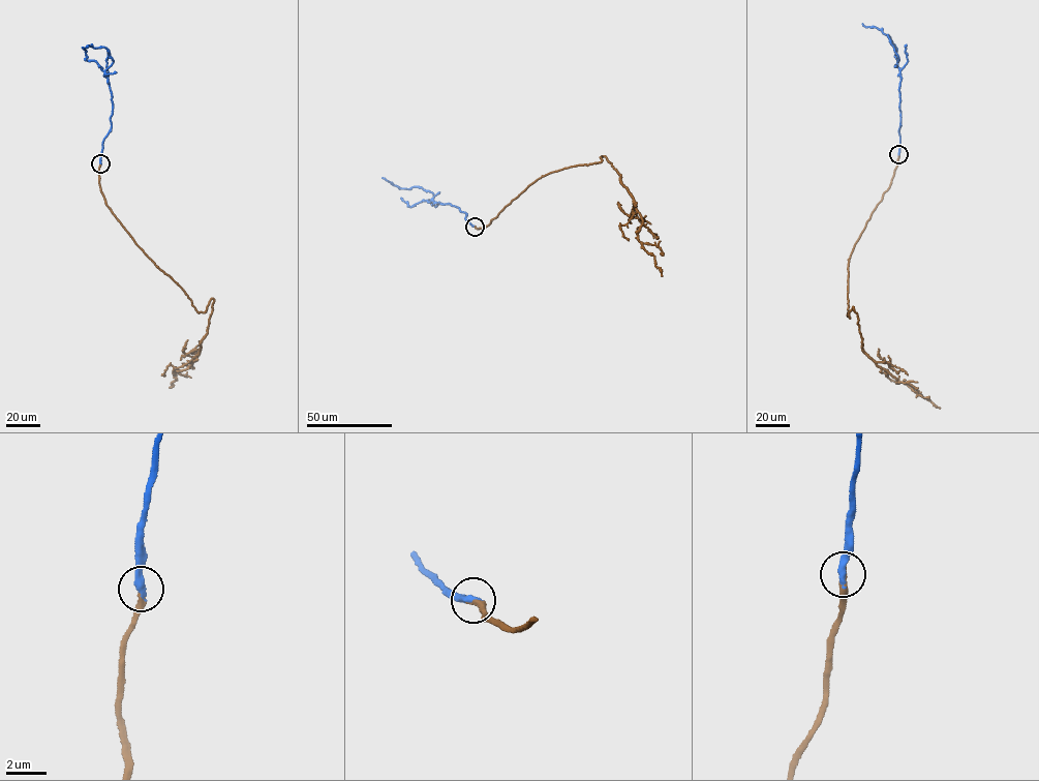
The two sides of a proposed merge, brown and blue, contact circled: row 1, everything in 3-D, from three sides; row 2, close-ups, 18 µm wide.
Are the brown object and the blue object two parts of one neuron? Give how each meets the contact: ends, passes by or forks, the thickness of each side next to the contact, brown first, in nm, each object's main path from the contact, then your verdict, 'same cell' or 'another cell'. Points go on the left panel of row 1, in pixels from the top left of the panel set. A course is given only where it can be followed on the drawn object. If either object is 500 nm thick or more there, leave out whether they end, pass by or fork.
brown ends there; blue ends there; 280 nm thick on the brown side, 380 nm on the other; brown runs (100, 163), (107, 206), (136, 244), (197, 311), (214, 300), (199, 352), (174, 371), (170, 387); blue runs (100, 163), (102, 141), (111, 127), (113, 113), (105, 70), (113, 60), (103, 47), (82, 48); same cell

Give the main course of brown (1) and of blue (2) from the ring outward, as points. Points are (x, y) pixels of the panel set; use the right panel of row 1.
1: (898, 154), (890, 186), (850, 257), (848, 316), (854, 307), (863, 351), (896, 383), (940, 408)
2: (898, 154), (900, 77), (897, 55), (888, 36), (875, 27), (862, 24)

